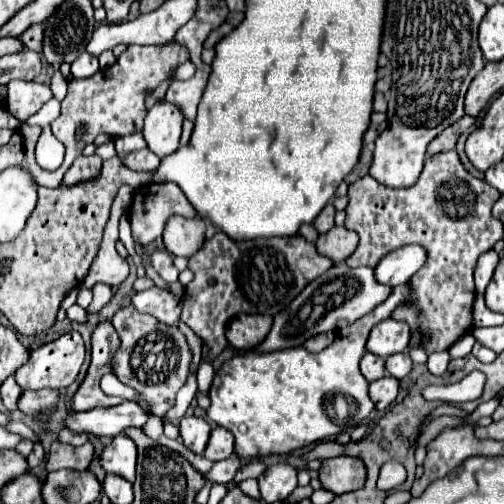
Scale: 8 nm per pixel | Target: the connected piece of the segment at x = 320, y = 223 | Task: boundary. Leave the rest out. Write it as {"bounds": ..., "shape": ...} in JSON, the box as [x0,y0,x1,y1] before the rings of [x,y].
{"bounds":[314,204,334,234],"shape":[[[328,204],[320,214],[318,214],[318,218],[314,220],[314,228],[322,234],[322,232],[328,232],[330,228],[334,228],[334,206],[332,204]]]}

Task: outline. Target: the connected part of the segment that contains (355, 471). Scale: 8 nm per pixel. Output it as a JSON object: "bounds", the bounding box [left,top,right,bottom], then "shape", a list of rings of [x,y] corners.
{"bounds":[320,456,366,494],"shape":[[[354,456],[328,458],[320,466],[320,482],[334,494],[358,490],[366,482],[366,466],[360,458]]]}

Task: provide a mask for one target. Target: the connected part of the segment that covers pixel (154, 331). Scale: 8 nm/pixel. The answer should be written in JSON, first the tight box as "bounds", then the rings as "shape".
{"bounds":[112,306,192,418],"shape":[[[132,306],[120,308],[114,314],[112,324],[120,336],[120,346],[112,354],[112,366],[116,378],[122,384],[132,386],[144,398],[140,404],[144,412],[162,418],[166,410],[172,408],[176,392],[186,382],[188,368],[192,362],[192,354],[184,334],[176,326],[166,326],[154,316],[140,314]]]}

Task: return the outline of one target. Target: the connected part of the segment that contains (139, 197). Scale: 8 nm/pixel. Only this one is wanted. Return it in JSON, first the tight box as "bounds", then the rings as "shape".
{"bounds":[130,182,198,246],"shape":[[[162,182],[142,186],[134,192],[132,208],[130,208],[130,226],[132,236],[142,246],[152,244],[158,236],[162,236],[164,224],[170,216],[196,218],[198,212],[192,204],[182,196],[182,190],[174,182]]]}

